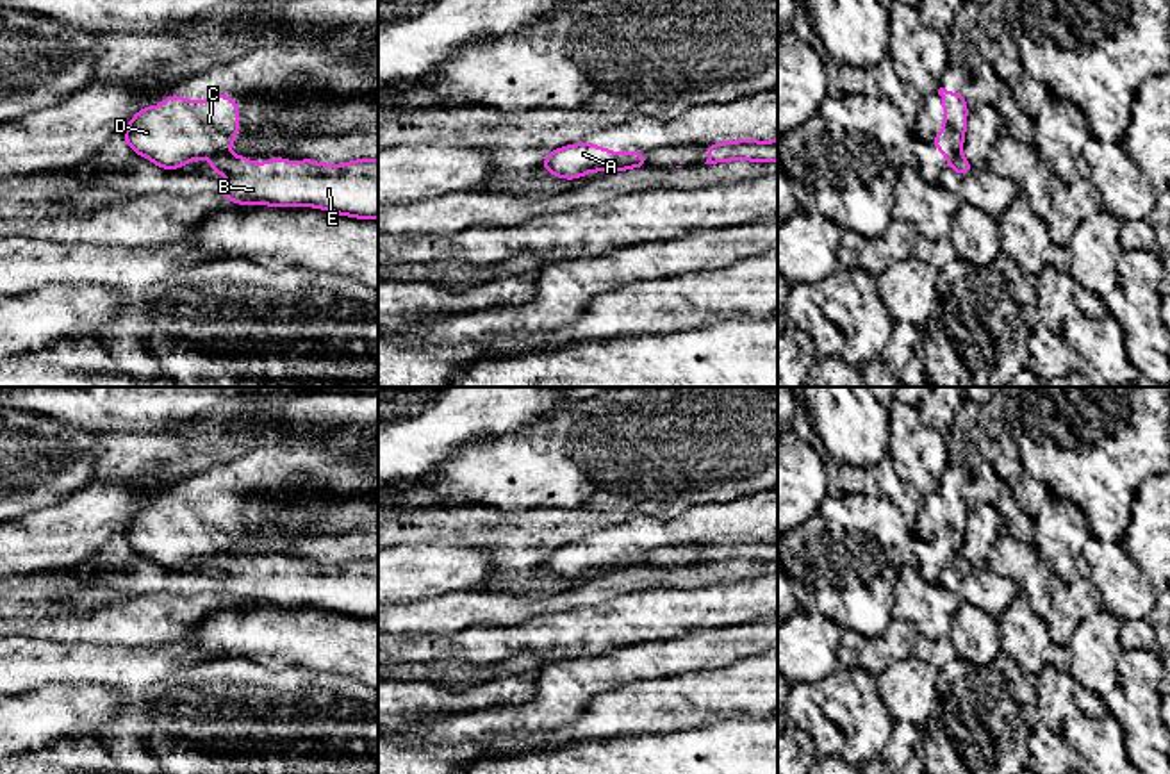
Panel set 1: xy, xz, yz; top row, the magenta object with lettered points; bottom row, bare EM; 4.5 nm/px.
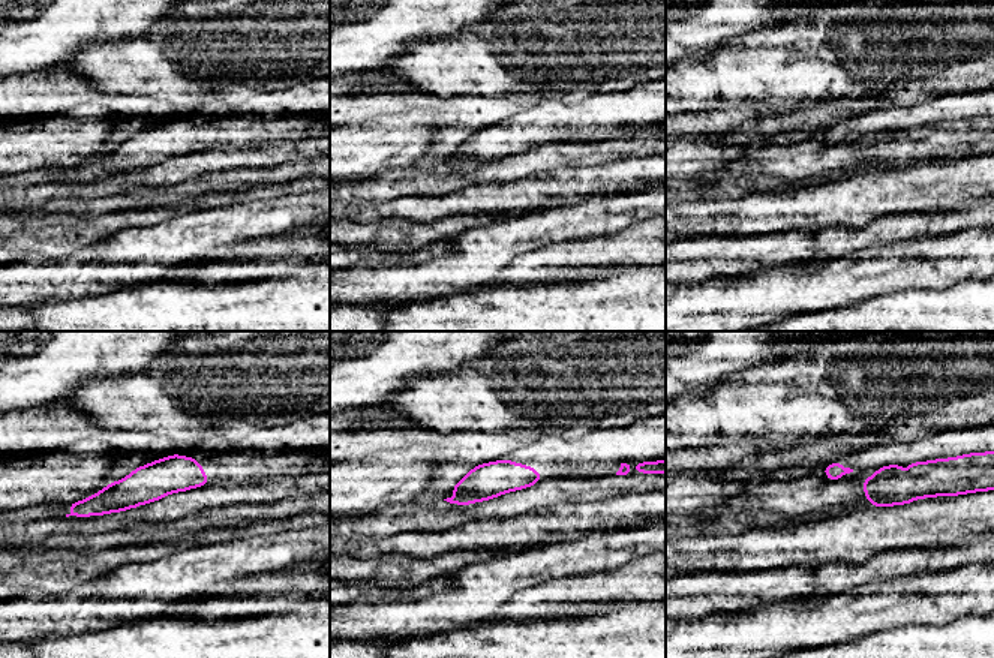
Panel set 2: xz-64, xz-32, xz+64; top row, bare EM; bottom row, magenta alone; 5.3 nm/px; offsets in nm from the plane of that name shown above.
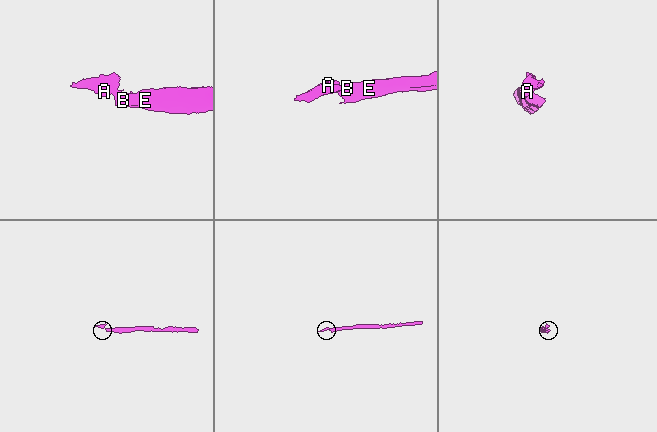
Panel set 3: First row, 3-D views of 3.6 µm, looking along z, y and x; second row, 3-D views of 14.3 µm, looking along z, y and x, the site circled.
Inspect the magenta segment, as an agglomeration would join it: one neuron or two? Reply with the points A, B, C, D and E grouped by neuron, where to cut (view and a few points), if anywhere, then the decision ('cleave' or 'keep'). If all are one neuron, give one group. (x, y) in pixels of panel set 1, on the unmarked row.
A C D / B E | xz (617, 555), (609, 569) | cleave

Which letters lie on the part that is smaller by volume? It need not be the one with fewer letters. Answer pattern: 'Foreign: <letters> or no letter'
Foreign: A, C, D

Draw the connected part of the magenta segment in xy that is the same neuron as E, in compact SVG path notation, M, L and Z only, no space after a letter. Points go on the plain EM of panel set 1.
M218 553L210 569L228 576L221 596L239 605L319 606L358 619L378 619L378 558L339 565L301 558L248 562L244 555Z

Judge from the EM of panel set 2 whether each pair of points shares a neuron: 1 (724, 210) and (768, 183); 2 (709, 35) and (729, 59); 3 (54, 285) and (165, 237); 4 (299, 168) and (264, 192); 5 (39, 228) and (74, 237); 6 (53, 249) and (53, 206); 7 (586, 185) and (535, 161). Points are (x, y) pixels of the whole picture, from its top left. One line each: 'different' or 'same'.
1: different
2: different
3: same
4: different
5: same
6: different
7: different

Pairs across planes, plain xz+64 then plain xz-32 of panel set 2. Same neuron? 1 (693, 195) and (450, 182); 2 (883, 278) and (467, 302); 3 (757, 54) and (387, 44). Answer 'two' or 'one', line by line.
1: one
2: two
3: two

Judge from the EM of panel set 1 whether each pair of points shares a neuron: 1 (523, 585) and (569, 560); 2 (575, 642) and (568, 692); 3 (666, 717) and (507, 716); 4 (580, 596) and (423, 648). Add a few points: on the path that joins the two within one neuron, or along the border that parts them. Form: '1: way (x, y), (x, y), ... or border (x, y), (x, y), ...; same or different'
1: border (539, 566), (569, 578), (578, 578), (591, 571); different
2: border (614, 650), (603, 655), (568, 657); different
3: border (614, 691), (594, 696), (578, 710); different
4: border (578, 607), (544, 614); different

